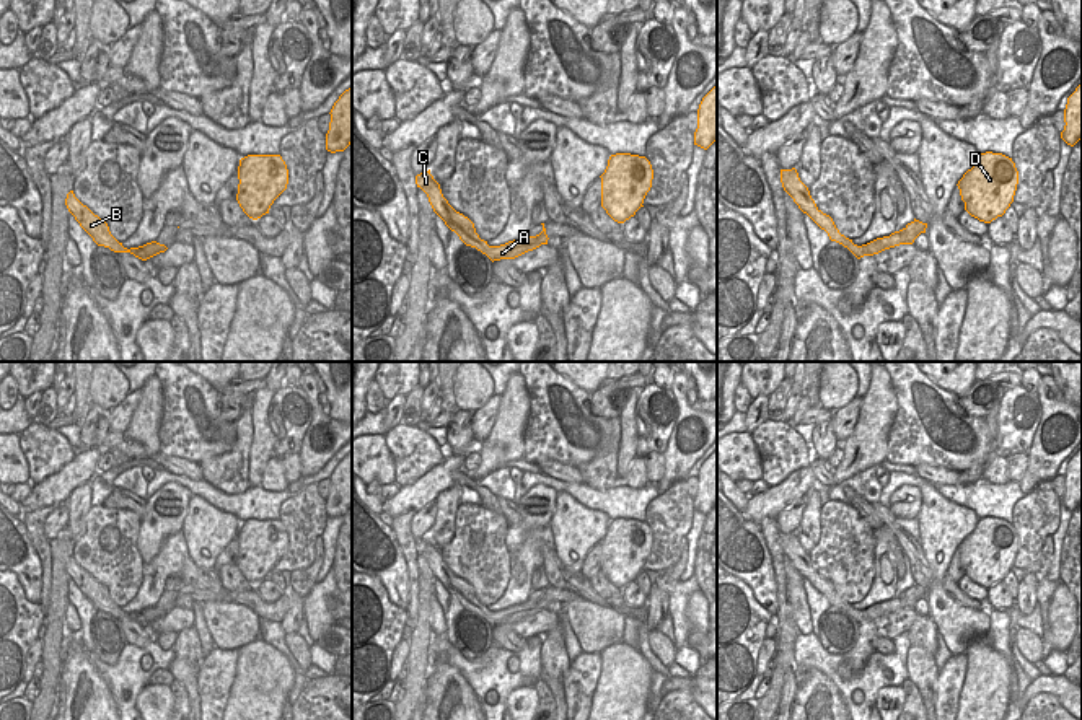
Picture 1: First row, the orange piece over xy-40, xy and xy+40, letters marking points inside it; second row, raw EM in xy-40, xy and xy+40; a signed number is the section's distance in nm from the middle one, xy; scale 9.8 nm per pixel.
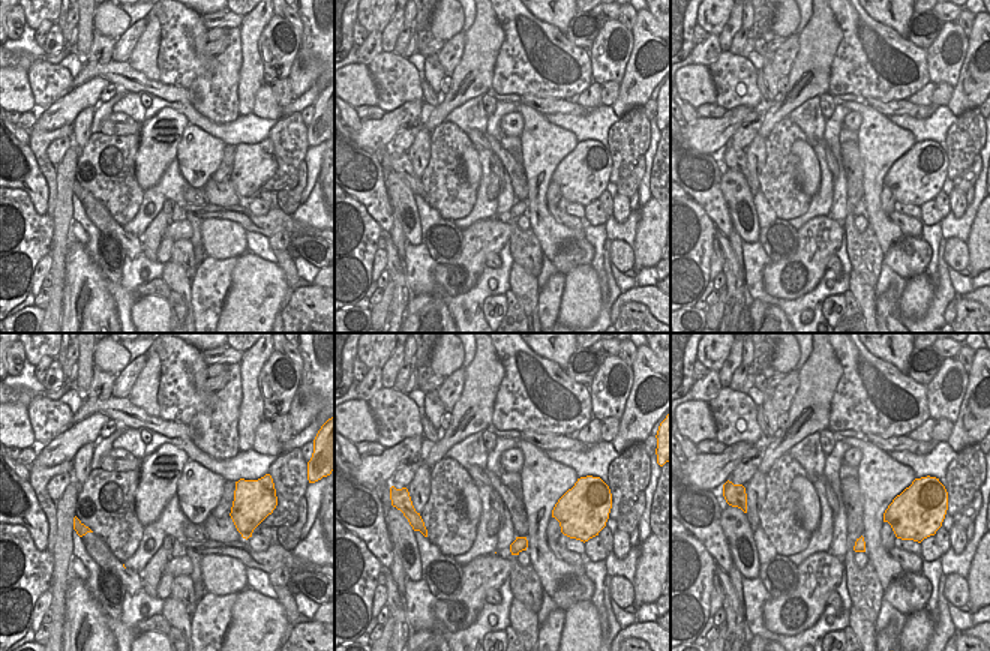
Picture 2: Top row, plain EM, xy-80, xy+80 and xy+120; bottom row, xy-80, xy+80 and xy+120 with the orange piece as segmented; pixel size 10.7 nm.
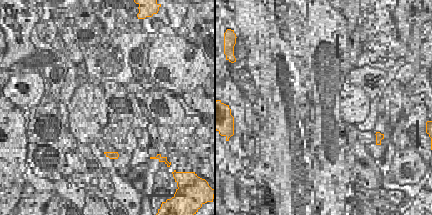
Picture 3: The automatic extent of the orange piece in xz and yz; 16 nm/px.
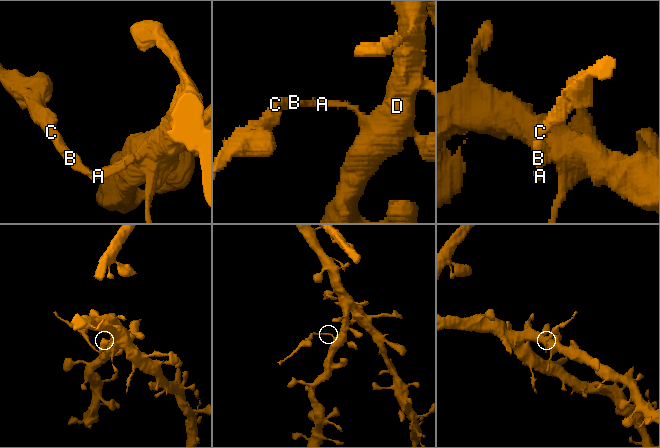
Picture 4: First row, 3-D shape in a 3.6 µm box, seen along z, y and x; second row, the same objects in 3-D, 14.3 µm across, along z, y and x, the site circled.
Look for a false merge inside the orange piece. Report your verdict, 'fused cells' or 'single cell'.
fused cells

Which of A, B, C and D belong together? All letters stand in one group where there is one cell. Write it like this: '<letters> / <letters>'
A B C / D

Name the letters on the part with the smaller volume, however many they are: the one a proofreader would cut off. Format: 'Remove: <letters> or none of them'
Remove: A, B, C

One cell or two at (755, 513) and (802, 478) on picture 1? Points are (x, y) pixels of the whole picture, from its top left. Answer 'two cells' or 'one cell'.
one cell

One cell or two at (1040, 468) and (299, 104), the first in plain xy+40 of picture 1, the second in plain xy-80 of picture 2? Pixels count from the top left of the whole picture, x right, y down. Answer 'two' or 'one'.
two

